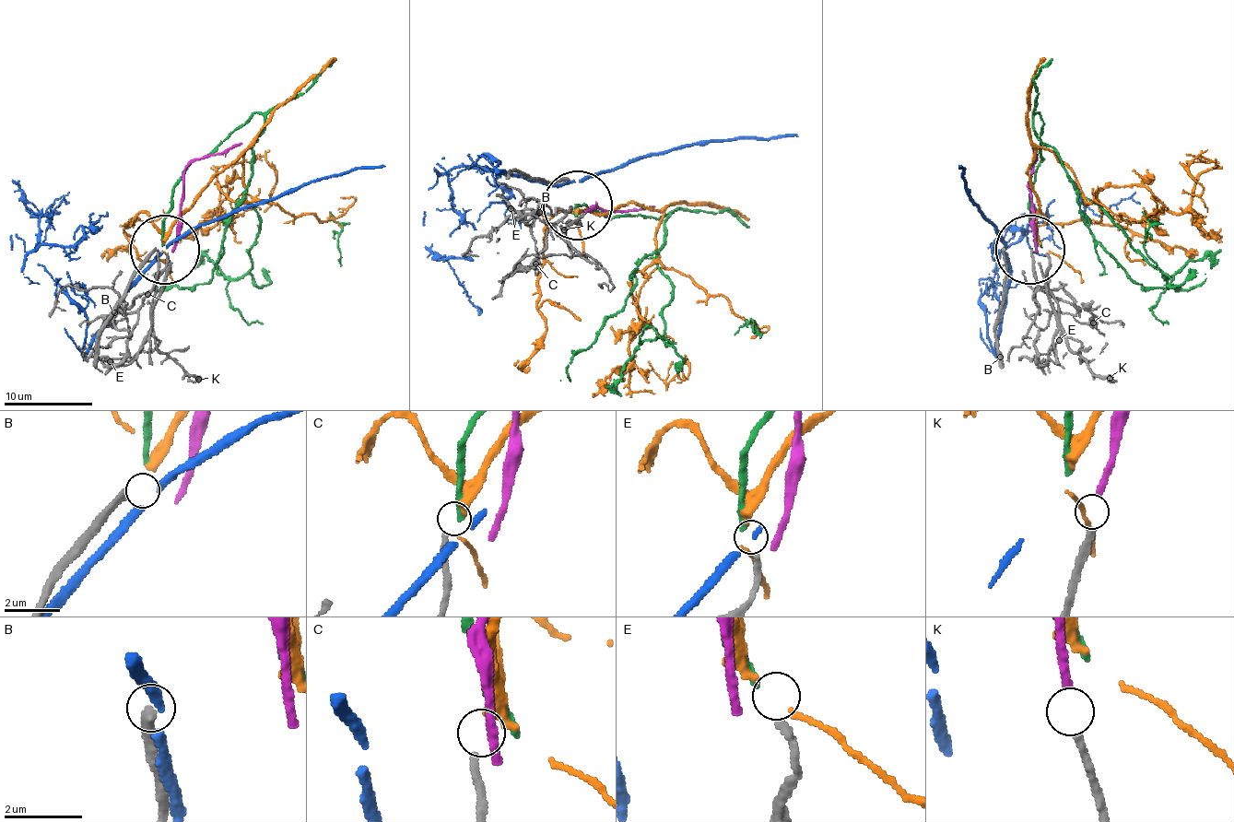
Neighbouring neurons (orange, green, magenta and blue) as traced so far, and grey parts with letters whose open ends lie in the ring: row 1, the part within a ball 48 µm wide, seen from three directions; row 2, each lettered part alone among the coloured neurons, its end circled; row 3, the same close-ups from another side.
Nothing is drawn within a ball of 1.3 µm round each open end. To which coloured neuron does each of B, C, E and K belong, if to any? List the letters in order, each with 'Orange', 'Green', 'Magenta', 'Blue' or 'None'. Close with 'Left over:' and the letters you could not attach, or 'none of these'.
B: None
C: Orange
E: Green
K: Magenta
Left over: B

